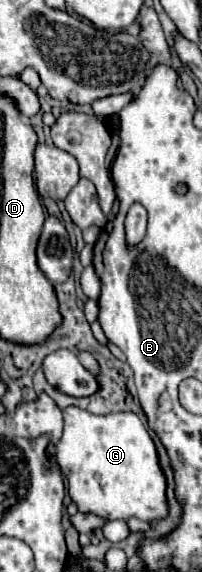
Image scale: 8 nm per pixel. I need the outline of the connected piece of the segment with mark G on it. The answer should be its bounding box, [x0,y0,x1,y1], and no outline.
[47,407,167,521]

